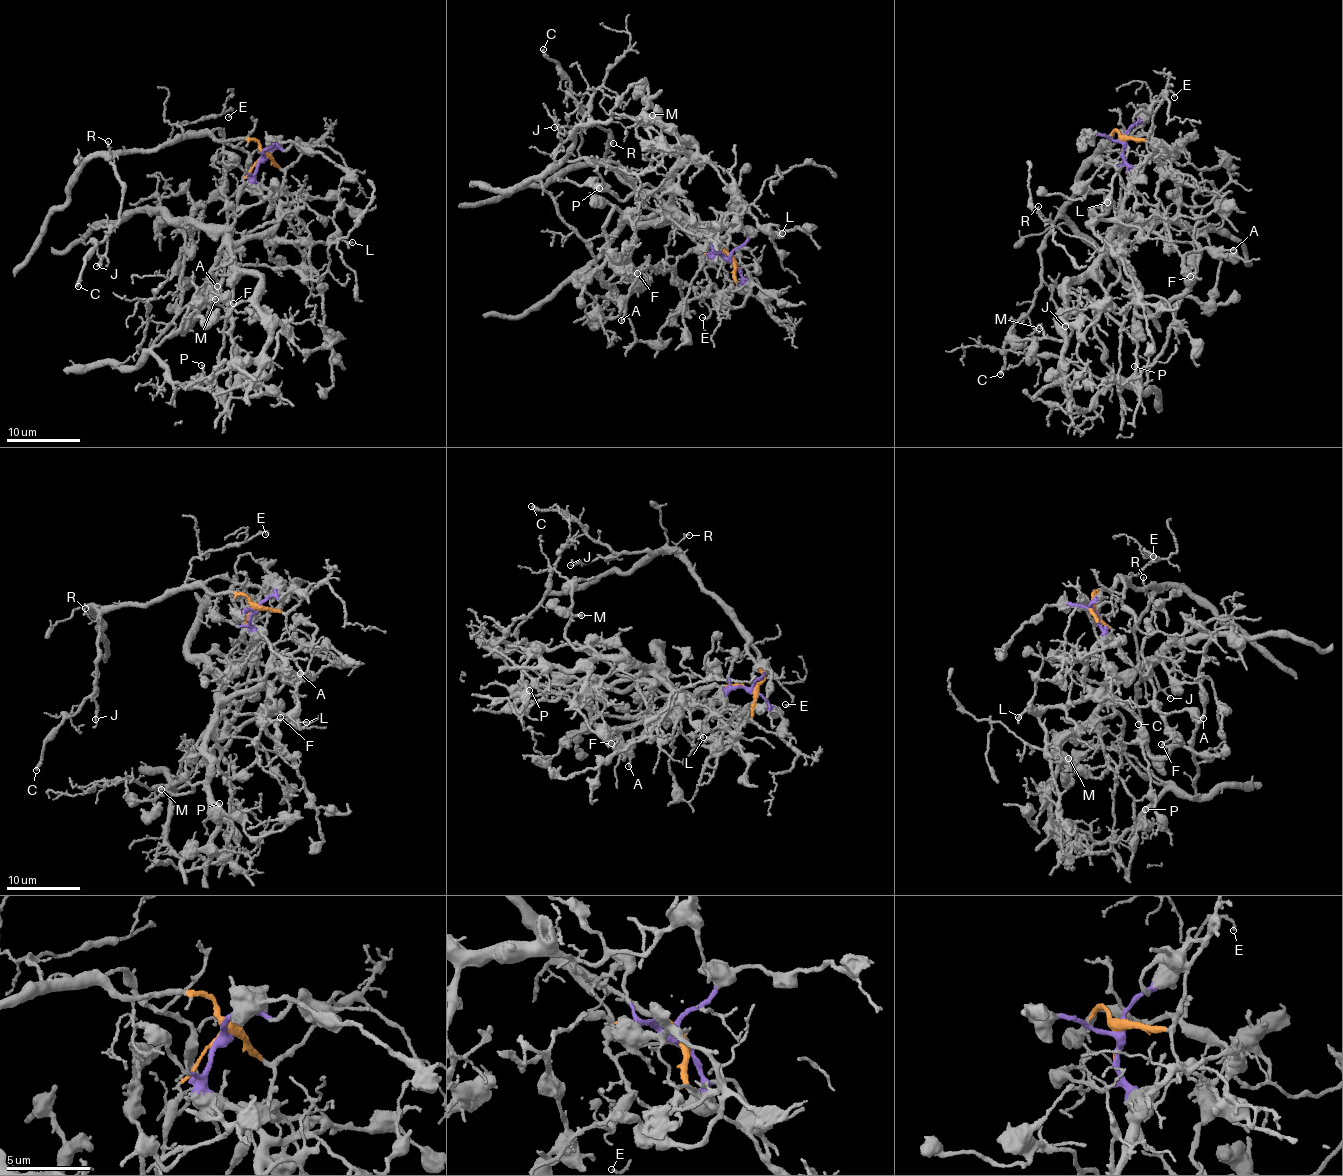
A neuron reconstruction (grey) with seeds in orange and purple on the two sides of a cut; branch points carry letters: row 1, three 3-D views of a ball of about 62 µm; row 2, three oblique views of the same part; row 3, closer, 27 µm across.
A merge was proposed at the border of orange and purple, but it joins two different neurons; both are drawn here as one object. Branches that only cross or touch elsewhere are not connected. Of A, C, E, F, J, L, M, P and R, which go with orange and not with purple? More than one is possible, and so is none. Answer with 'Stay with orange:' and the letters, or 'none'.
Stay with orange: C, E, J, R

